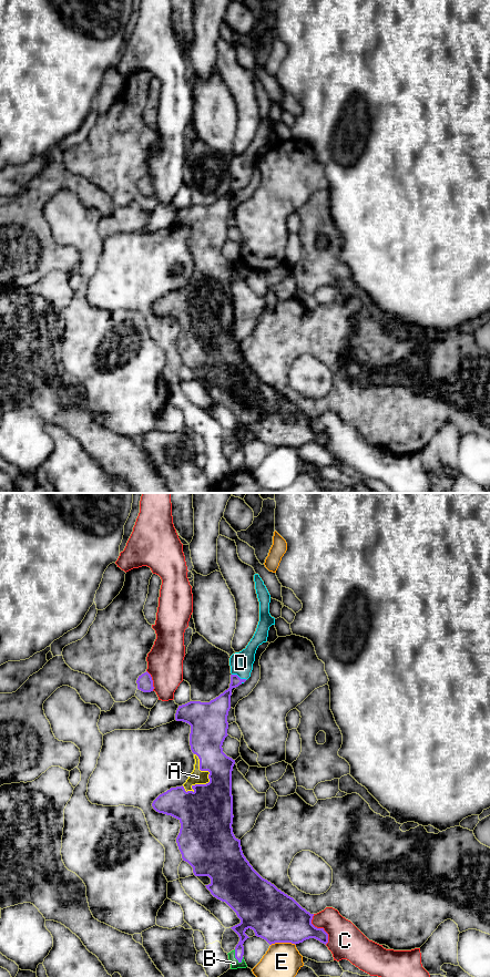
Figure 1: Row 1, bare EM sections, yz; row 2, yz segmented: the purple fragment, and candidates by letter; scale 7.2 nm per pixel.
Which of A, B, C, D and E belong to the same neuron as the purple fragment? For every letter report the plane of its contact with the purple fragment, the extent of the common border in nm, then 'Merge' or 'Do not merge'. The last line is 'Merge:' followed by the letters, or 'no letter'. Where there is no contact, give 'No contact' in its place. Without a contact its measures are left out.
A: Touches purple in yz. Shared border 300 nm. Merge
B: Touches purple in yz. Shared border 120 nm. Merge
C: Touches purple in yz. Shared border 240 nm. Do not merge
D: Touches purple in yz. Shared border 120 nm. Merge
E: Touches purple in yz. Shared border 180 nm. Do not merge
Merge: A, B, D

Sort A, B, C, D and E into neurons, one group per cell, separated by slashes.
A B D / C / E

